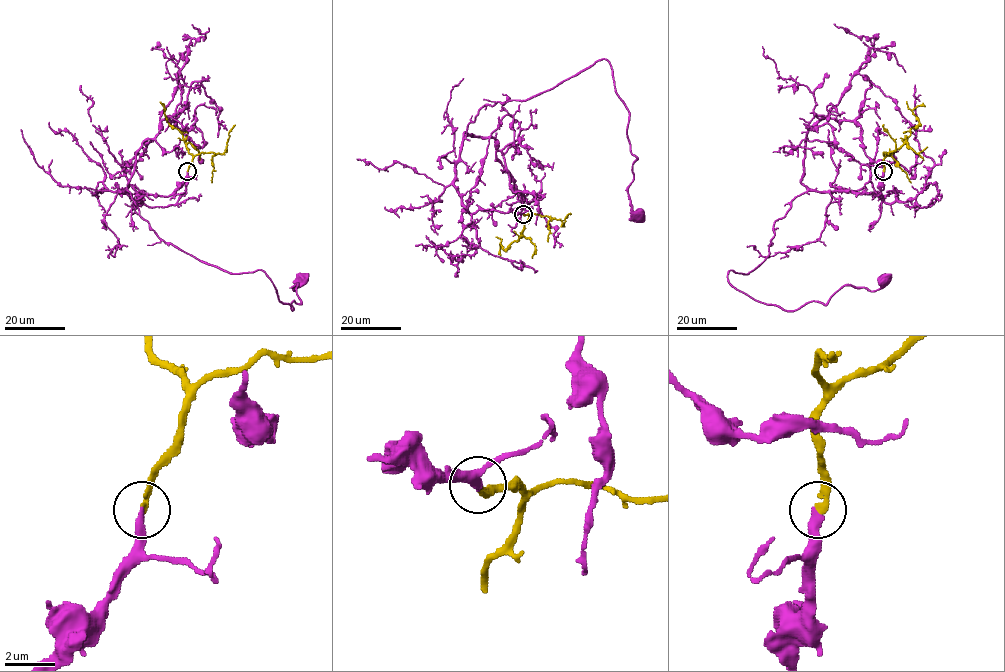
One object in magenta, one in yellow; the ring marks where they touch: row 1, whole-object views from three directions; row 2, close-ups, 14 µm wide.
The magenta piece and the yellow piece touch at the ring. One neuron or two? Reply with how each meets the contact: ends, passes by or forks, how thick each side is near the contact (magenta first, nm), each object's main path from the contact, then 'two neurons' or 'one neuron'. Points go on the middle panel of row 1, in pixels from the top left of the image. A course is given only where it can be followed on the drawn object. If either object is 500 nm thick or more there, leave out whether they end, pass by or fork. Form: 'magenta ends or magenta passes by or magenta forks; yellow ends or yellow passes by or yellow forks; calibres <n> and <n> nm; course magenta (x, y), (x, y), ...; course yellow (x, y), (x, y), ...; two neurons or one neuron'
magenta ends; yellow ends; calibres 300 and 240 nm; course magenta (523, 214), (461, 201), (467, 125), (605, 59), (629, 113), (637, 215); course yellow (523, 214), (528, 214), (528, 218), (519, 240), (505, 250), (501, 243), (501, 256); one neuron

